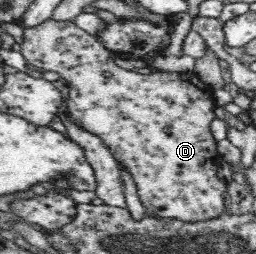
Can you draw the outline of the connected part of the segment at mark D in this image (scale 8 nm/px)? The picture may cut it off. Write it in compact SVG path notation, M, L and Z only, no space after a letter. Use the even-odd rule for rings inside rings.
M49 19L35 27L23 27L20 44L20 52L30 71L56 71L66 79L69 94L65 104L70 119L77 127L99 137L118 163L130 173L146 215L197 223L219 217L226 211L223 195L227 193L227 184L217 176L217 165L225 163L225 160L217 151L218 142L211 134L211 121L216 118L213 89L197 74L158 70L145 75L125 70L115 64L114 56L101 42L74 21Z

